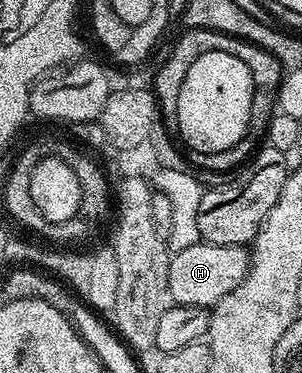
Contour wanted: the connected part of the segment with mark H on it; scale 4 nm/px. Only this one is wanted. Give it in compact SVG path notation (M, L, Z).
M199 244L195 247L176 250L169 258L167 287L170 289L170 302L174 305L195 305L212 307L218 305L243 279L249 270L251 253L246 246L219 247Z

